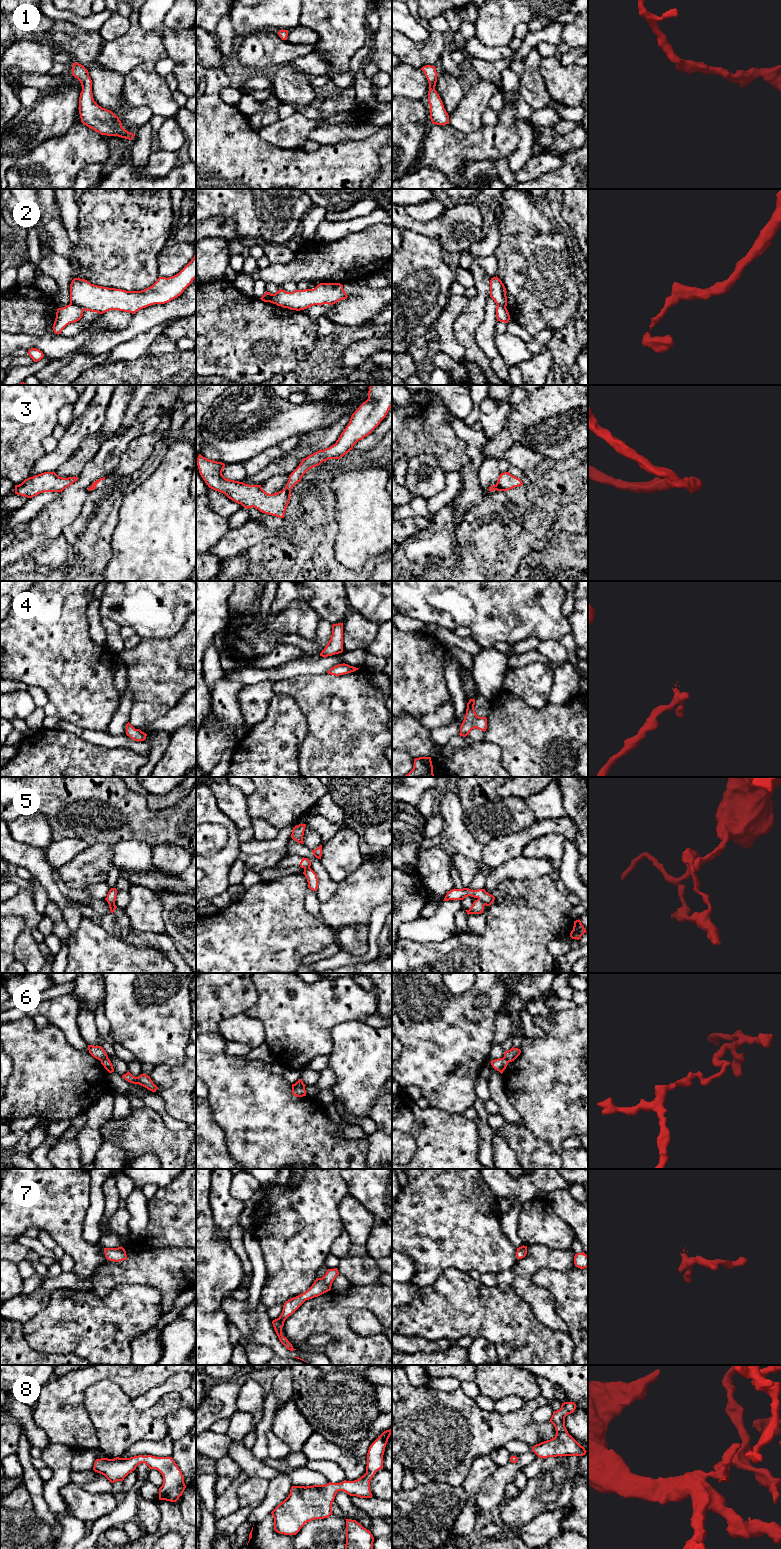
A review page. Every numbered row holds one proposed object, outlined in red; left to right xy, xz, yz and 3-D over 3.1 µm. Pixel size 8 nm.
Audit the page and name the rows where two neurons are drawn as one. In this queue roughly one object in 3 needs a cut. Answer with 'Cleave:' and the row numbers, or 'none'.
Cleave: 2, 5, 6

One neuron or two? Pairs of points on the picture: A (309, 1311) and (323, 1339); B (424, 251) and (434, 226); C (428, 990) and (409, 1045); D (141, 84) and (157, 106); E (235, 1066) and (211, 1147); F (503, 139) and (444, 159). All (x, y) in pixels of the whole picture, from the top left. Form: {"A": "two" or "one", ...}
{"A": "two", "B": "two", "C": "one", "D": "one", "E": "two", "F": "one"}

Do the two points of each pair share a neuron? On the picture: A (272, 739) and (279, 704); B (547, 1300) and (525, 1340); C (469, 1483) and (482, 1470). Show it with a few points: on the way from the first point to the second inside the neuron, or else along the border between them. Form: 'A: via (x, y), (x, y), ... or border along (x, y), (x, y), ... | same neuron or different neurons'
A: via (279, 730), (279, 713) | same neuron
B: border along (523, 1300), (540, 1322), (558, 1330) | different neurons
C: via (472, 1480), (479, 1473) | same neuron

